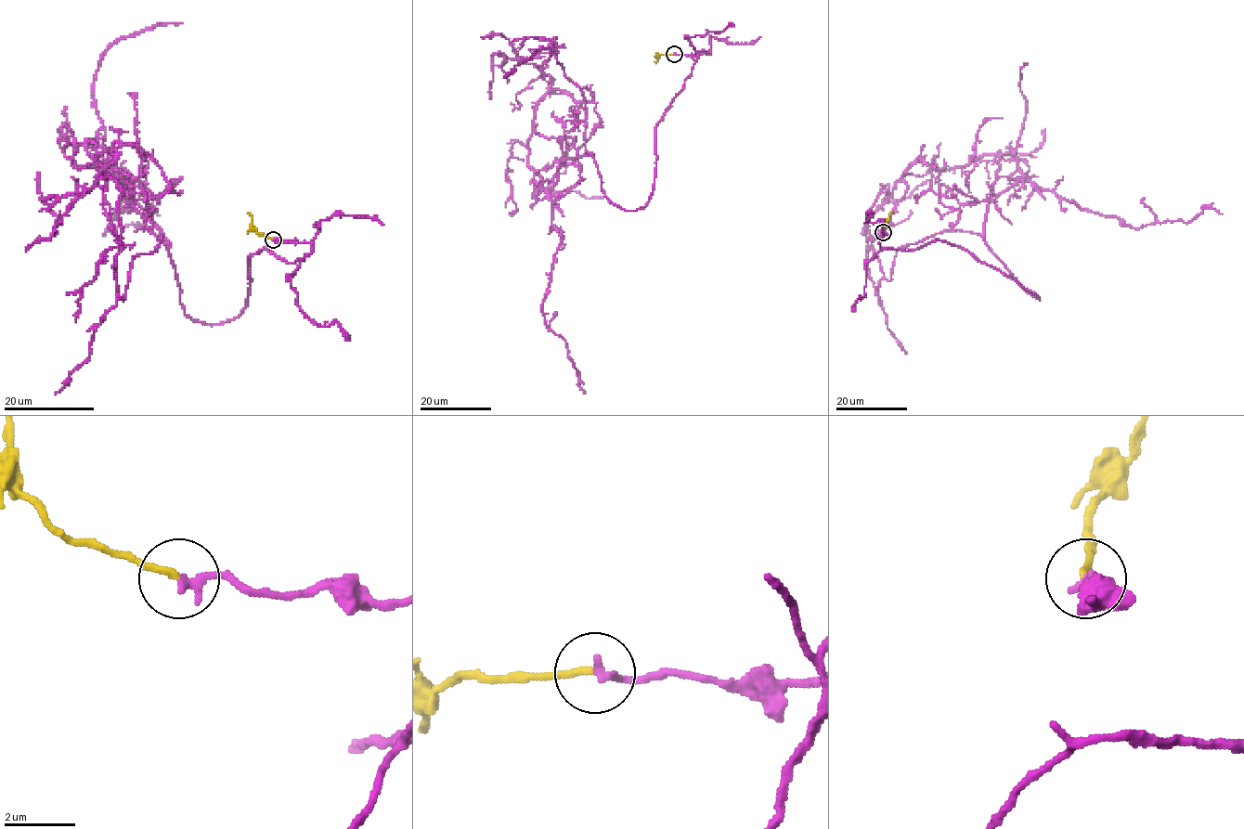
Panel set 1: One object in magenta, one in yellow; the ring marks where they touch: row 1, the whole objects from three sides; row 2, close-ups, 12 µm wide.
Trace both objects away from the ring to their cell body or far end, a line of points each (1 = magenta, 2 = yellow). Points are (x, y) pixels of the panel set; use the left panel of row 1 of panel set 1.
1: (273, 239), (311, 252), (252, 254), (204, 324), (85, 140), (114, 150), (58, 211)
2: (273, 239), (256, 230), (248, 213)

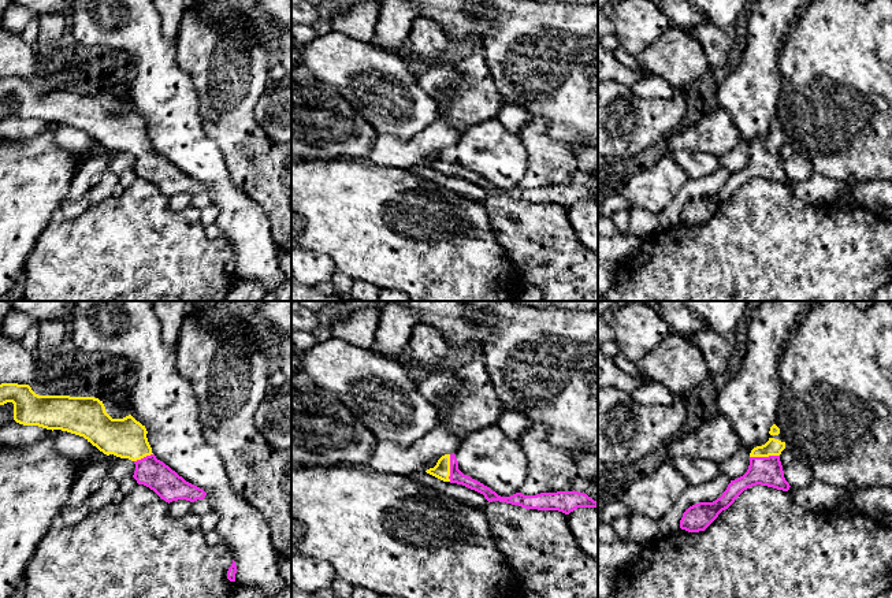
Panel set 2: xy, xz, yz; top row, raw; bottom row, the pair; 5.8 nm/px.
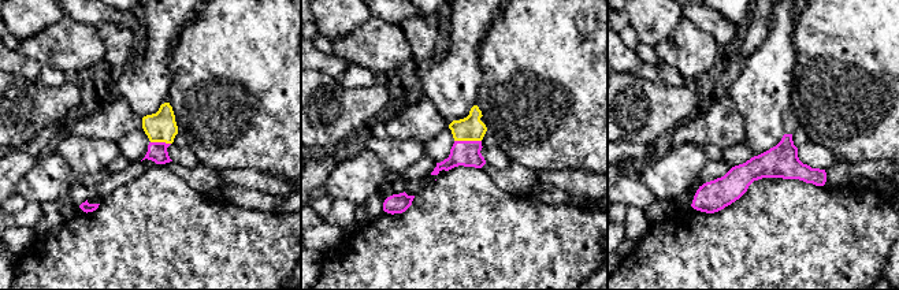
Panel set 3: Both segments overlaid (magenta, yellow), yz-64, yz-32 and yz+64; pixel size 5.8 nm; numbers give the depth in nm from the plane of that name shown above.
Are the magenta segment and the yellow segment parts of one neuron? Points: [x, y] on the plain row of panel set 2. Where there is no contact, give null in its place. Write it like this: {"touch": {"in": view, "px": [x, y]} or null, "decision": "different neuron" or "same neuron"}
{"touch": {"in": "yz", "px": [764, 151]}, "decision": "same neuron"}

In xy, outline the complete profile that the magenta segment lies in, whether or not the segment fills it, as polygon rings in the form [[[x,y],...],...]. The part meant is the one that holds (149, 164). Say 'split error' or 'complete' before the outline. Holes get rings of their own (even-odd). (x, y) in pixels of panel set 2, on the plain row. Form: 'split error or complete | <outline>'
split error | [[[1,77],[0,99],[14,97],[14,114],[23,119],[62,123],[79,130],[100,145],[135,157],[133,171],[166,196],[204,193],[207,186],[186,175],[152,146],[146,122],[131,108],[112,112],[94,90],[38,89],[29,78]]]

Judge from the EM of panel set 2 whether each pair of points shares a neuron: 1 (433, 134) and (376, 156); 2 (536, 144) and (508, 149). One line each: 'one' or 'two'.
1: one
2: two

